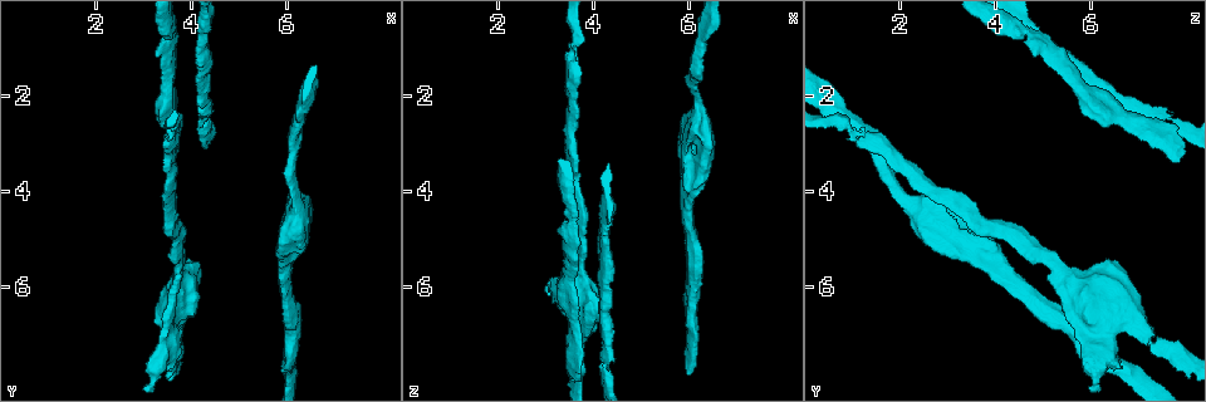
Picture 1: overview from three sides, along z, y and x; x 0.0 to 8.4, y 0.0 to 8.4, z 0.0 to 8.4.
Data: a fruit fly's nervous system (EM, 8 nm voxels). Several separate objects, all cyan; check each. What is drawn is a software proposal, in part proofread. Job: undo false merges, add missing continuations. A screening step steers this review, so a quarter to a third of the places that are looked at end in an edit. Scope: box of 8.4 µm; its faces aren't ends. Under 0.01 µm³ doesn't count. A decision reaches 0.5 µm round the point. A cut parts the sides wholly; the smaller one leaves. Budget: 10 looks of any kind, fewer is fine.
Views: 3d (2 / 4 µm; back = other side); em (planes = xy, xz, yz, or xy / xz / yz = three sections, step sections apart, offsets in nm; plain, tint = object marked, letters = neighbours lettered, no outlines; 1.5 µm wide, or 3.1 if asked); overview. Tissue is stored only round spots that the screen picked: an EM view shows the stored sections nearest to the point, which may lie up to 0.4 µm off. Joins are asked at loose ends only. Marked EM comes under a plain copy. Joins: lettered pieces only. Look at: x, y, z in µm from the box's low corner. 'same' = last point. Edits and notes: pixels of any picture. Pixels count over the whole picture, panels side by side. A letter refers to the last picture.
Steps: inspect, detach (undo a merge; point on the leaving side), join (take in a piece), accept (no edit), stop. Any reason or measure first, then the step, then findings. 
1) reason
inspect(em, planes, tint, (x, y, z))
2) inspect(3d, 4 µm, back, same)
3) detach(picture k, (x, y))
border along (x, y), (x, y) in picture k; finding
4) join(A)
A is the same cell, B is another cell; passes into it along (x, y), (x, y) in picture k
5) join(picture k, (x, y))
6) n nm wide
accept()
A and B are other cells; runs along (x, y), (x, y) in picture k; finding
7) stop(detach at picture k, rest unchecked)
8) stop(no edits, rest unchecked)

thick end
inspect(em, planes, letters, (3.35, 7.65, 6.55))

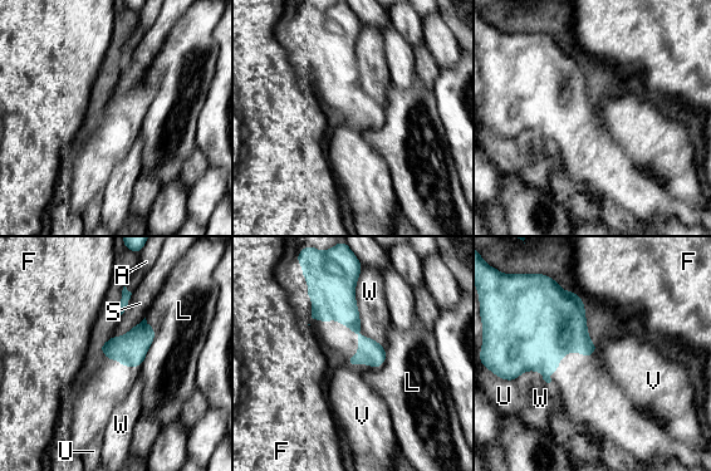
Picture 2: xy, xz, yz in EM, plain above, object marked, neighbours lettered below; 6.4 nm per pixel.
accept()
A, F, L, S, U, V and W are other cells; border along (596, 346), (598, 351) in picture 2; no lettered piece goes on from it

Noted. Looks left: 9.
an open end
inspect(3d, 4 µm, (4.15, 5.50, 6.45))

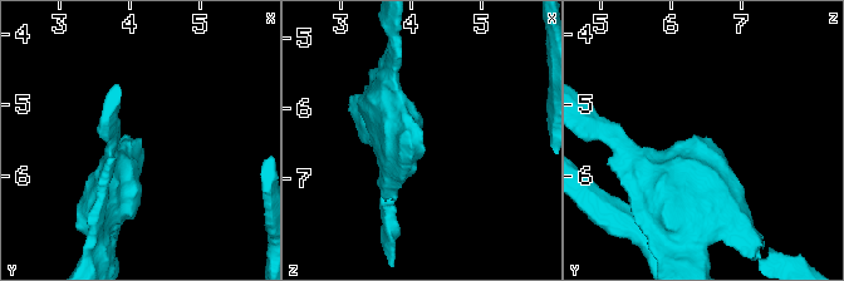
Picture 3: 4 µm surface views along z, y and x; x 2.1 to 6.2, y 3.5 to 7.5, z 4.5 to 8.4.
shape alone is not enough
inspect(em, planes, letters, (4.15, 5.50, 6.45))

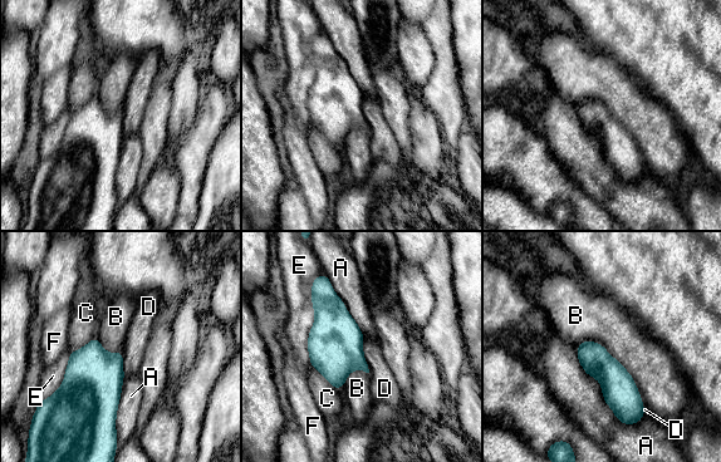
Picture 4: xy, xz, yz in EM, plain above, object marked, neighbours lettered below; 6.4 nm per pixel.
accept()
A, B, C, D, E and F are other cells; no lettered piece goes on from it

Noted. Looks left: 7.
a narrow waist
inspect(em, planes, letters, (4.35, 2.55, 7.75))

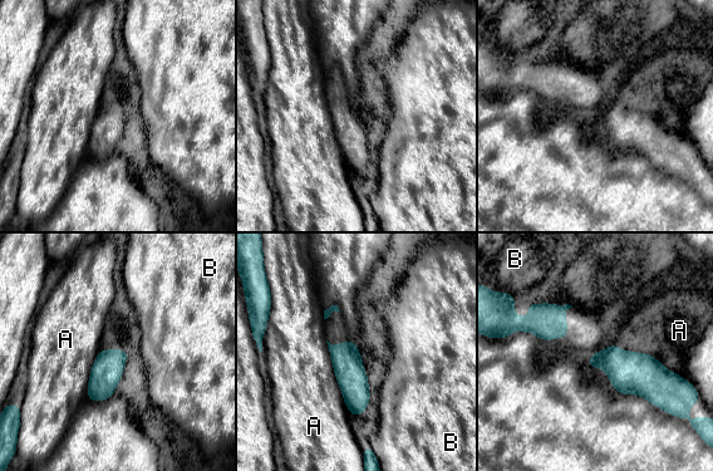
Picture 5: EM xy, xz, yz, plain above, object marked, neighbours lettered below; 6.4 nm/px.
190 nm wide
accept()
A and B are other cells; border along (325, 341), (337, 383), (352, 415) in picture 5; one neuron here

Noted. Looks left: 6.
branch stops here
inspect(3d, 4 µm, back, (6.45, 4.05, 3.05))

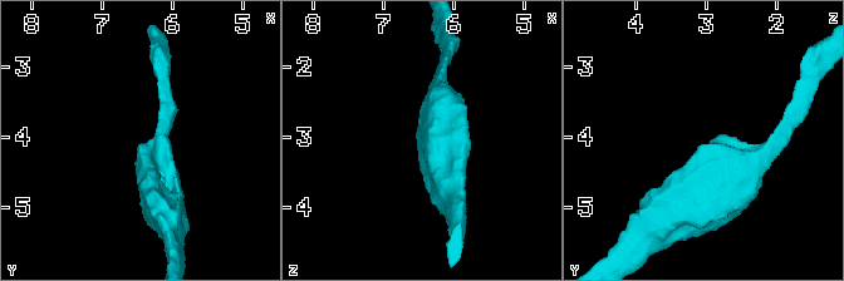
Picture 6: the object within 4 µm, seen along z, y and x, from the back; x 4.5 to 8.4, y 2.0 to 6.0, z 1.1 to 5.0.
now the EM
inspect(em, xz, step 4, tint, (6.40, 4.10, 3.05))

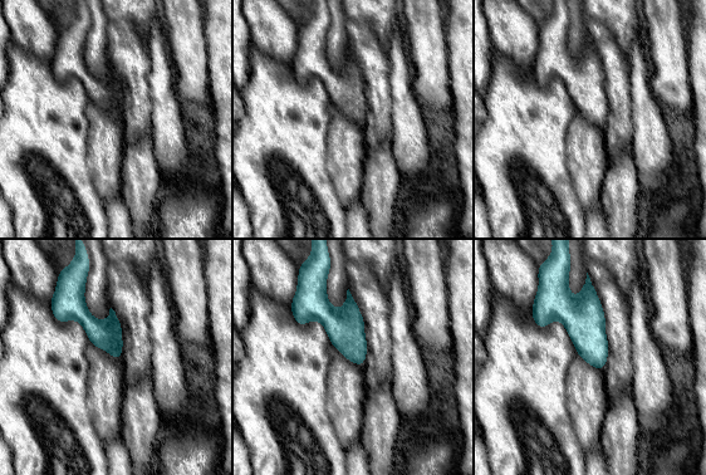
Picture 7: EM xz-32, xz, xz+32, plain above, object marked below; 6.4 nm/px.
another direction
inspect(em, planes, letters, same)

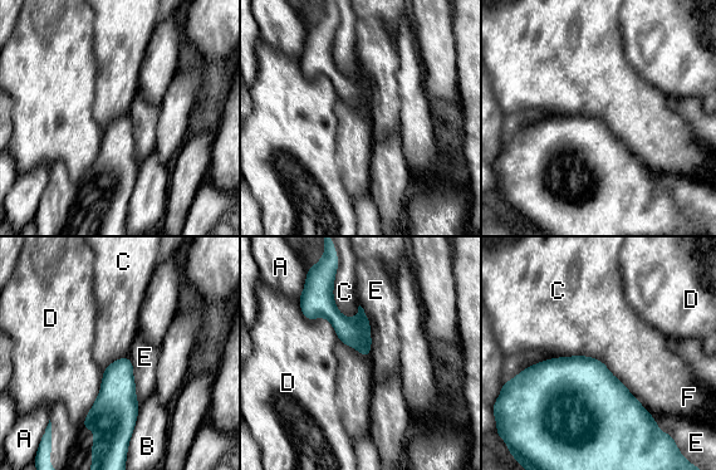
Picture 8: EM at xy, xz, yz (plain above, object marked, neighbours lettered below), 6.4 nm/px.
accept()
A, B, C, D, E and F are other cells; border along (545, 358), (596, 357), (627, 387) in picture 8; none of them fits

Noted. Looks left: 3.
stop(no edits, rest unchecked)

